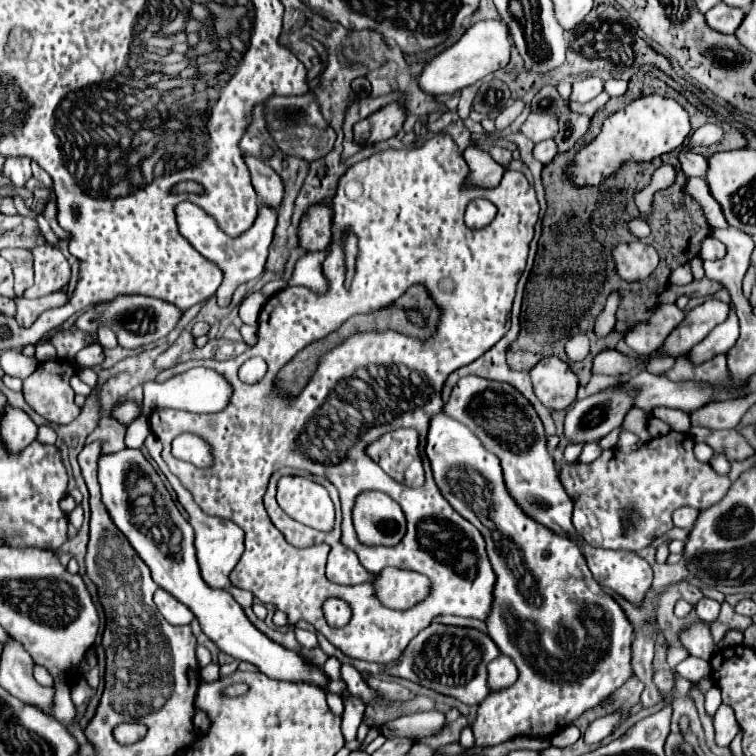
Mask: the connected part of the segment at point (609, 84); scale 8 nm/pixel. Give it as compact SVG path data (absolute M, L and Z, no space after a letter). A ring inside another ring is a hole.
M608 79L604 83L604 91L610 95L610 97L622 97L626 93L626 87L628 83L626 81L618 81L618 79Z

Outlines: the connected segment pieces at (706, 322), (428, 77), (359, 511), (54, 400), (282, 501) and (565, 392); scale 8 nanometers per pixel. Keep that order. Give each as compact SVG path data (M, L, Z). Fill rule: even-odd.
M708 299L702 305L688 311L684 321L674 327L662 343L662 353L670 357L686 355L696 343L700 343L716 325L726 321L728 305L718 299Z
M488 19L488 21L478 21L474 23L458 43L436 55L422 71L420 75L420 87L430 93L430 95L444 95L444 93L456 93L462 91L464 87L480 81L482 77L502 69L510 61L510 51L512 51L512 39L510 39L510 29L502 19Z
M364 491L352 509L354 529L364 545L398 545L406 535L406 519L386 493Z
M44 361L38 369L24 379L24 399L50 423L70 423L78 417L80 407L74 403L70 377L74 375L72 363Z
M286 475L278 481L278 505L296 521L318 531L334 527L334 505L328 491L304 477Z
M546 357L530 371L534 395L548 409L566 409L574 403L578 377L558 357Z

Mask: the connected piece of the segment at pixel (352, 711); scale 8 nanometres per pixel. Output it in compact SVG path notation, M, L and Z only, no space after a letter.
M348 695L344 699L344 715L342 715L342 735L346 741L354 741L356 739L356 731L358 725L362 723L366 711L366 703L356 697L356 695Z

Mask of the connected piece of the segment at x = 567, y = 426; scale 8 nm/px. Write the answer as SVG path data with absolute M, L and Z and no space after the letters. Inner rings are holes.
M604 389L578 401L564 419L564 435L570 443L596 443L616 429L632 399L624 391Z

